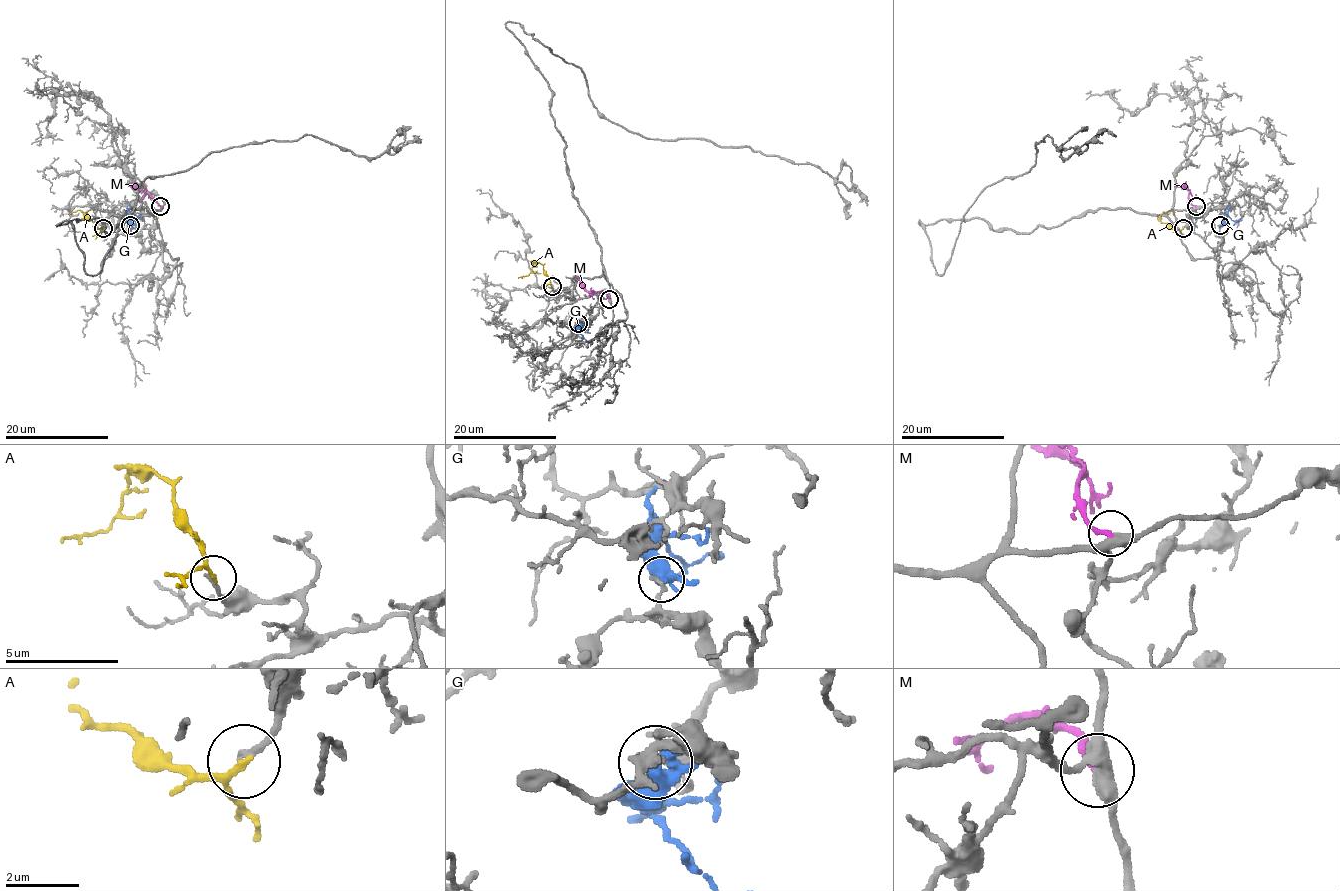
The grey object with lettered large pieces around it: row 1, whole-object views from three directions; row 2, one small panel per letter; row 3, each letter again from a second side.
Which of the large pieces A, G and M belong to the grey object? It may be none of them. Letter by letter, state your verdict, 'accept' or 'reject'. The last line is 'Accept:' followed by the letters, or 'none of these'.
A: accept
G: reject
M: reject
Accept: A

